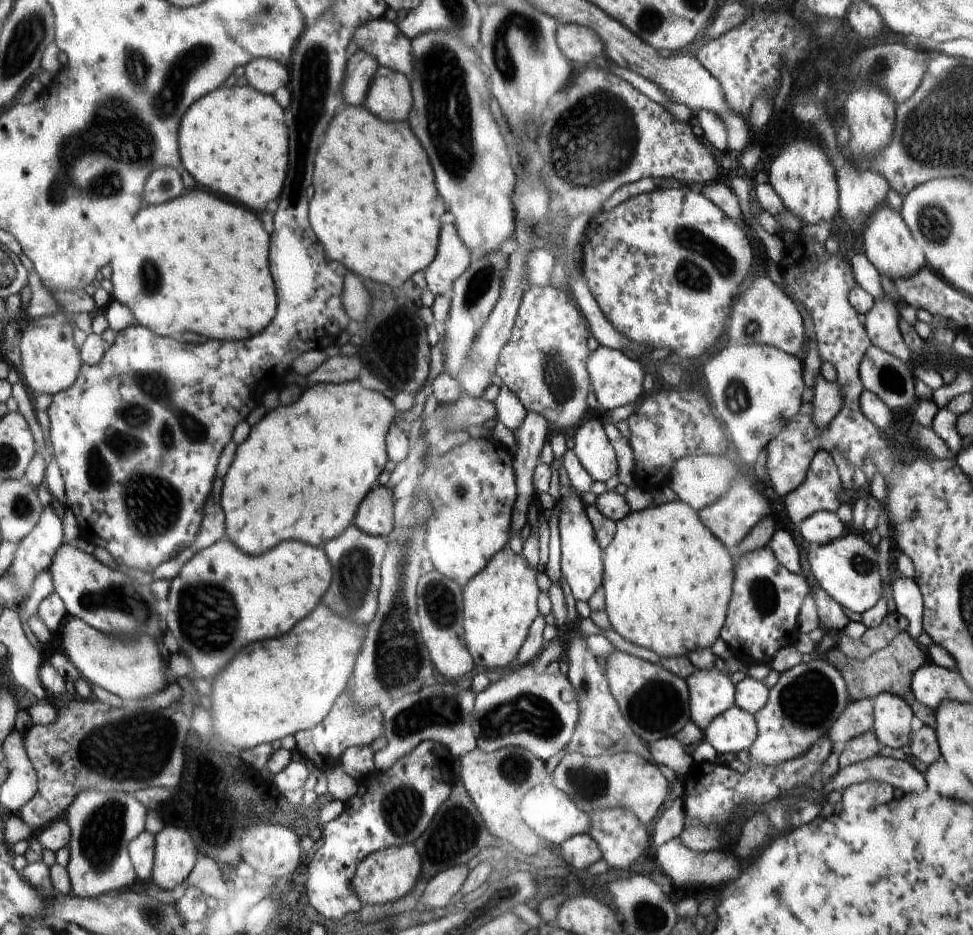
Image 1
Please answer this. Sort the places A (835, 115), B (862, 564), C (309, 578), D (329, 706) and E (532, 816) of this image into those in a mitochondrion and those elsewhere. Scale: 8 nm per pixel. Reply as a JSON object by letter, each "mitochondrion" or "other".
{"A":"other","B":"mitochondrion","C":"other","D":"other","E":"other"}

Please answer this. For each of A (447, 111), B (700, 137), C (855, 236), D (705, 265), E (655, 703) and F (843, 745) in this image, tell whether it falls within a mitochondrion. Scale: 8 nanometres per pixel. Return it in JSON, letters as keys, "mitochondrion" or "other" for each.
{"A":"mitochondrion","B":"other","C":"other","D":"mitochondrion","E":"mitochondrion","F":"other"}

